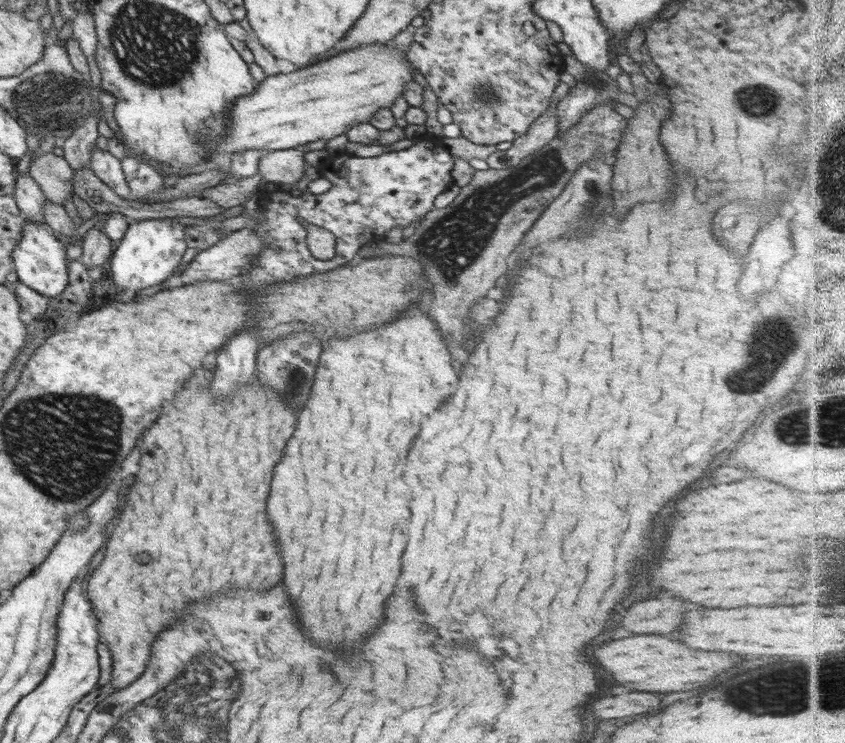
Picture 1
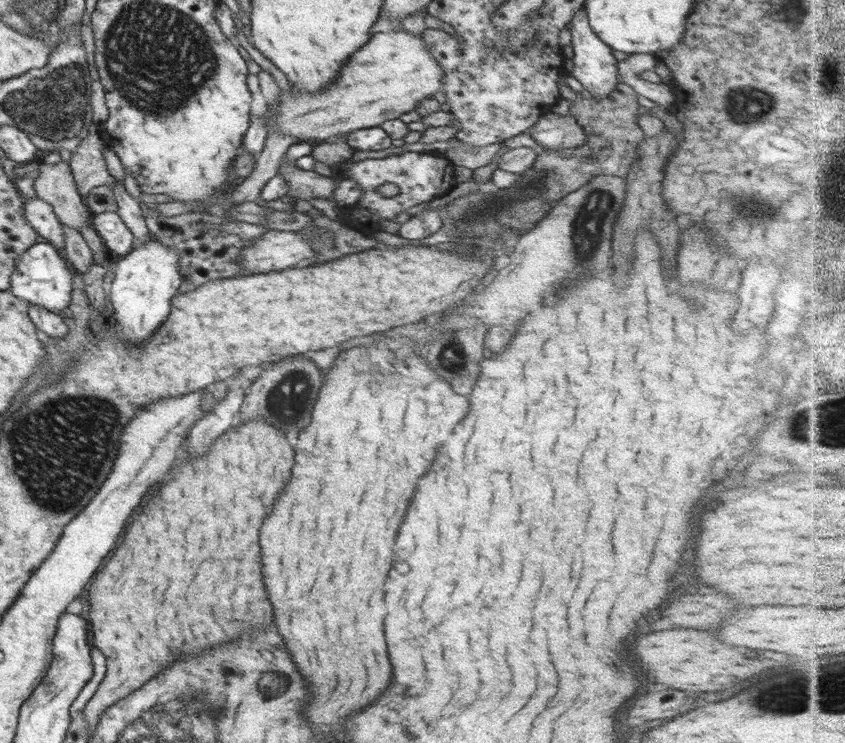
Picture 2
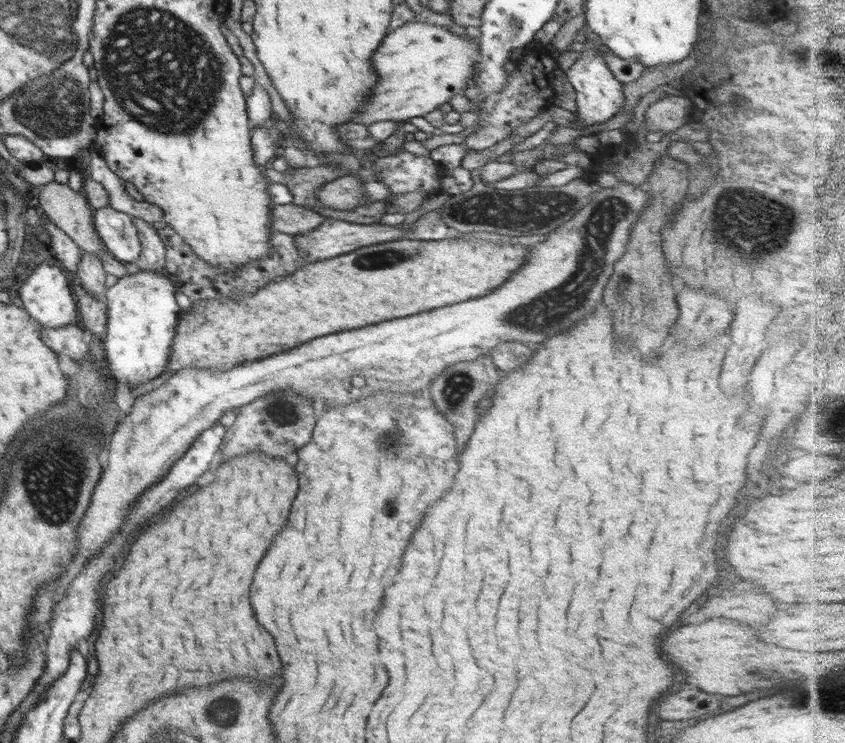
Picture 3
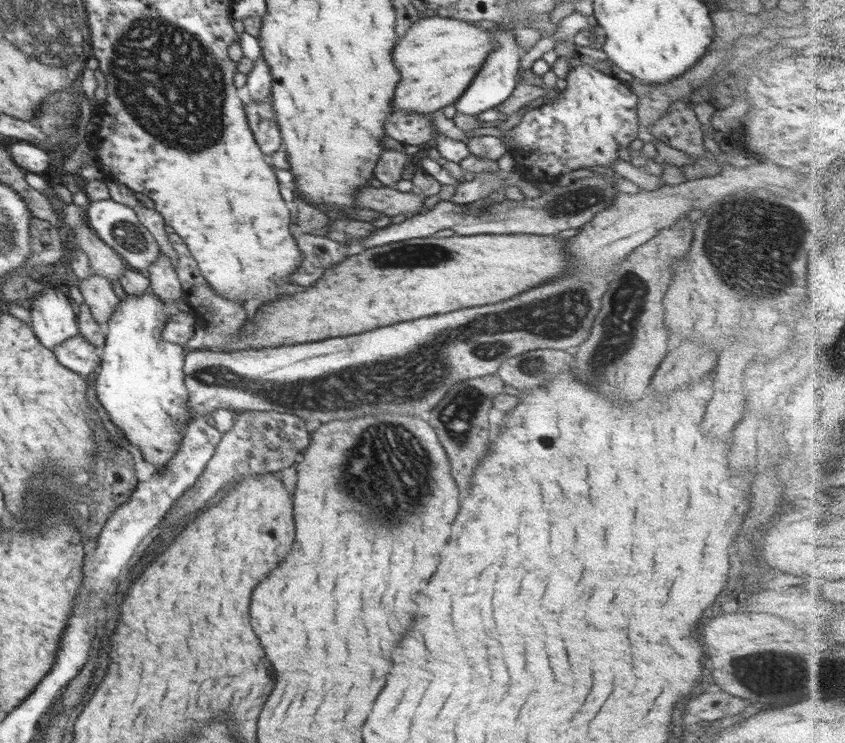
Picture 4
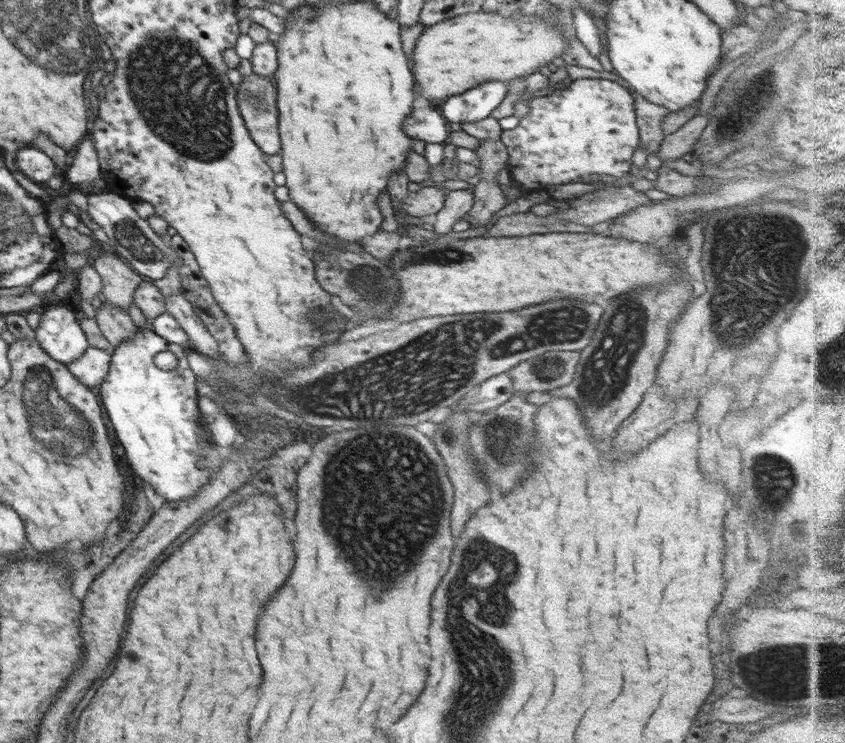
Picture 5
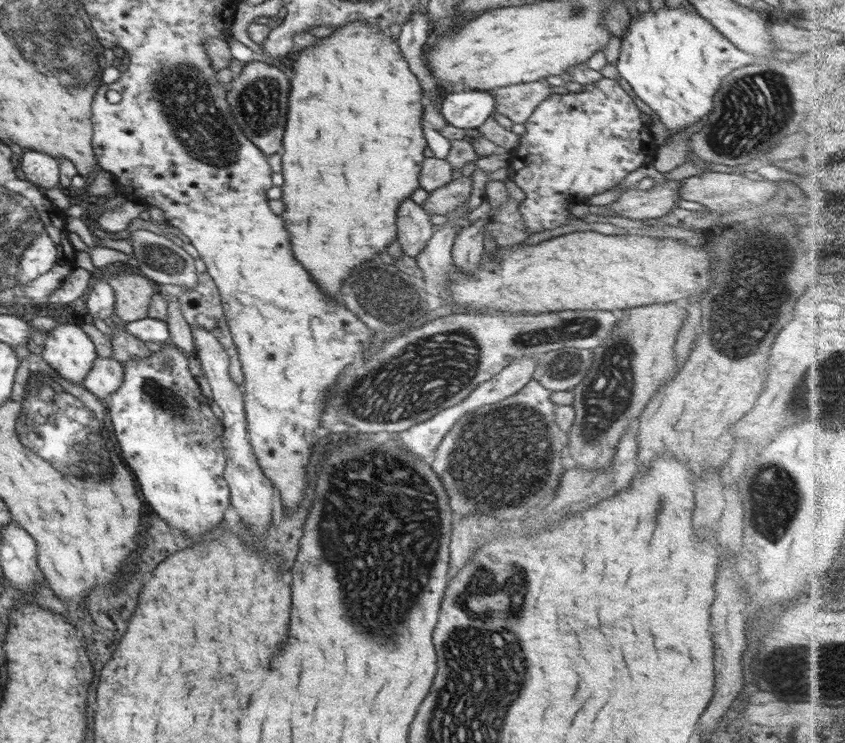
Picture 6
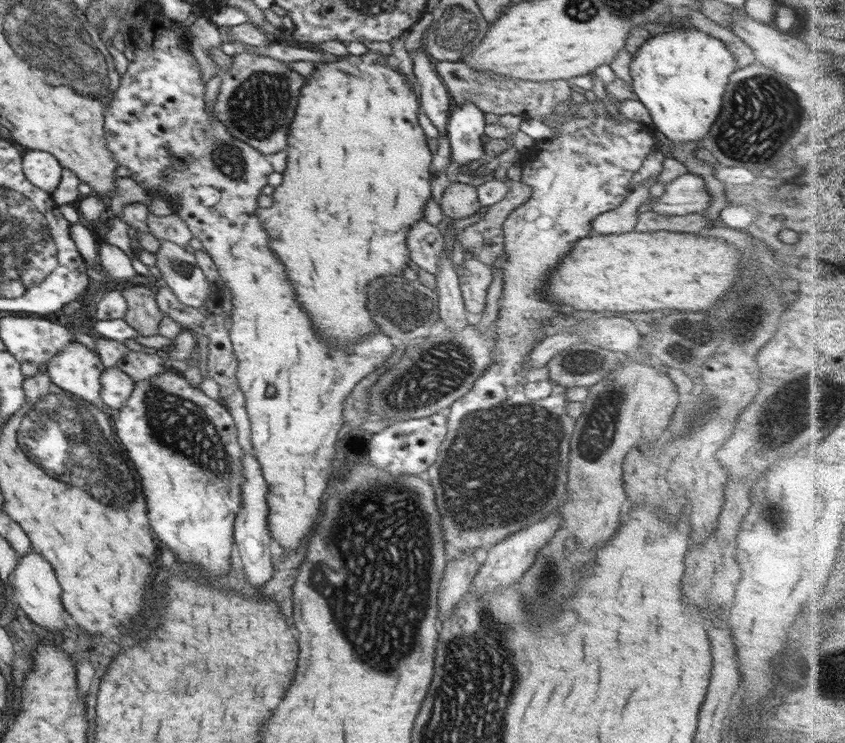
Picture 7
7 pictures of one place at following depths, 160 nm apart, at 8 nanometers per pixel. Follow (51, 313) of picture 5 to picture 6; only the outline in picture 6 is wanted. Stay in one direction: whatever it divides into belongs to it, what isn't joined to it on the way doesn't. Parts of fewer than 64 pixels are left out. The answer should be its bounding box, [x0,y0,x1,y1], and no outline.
[41,323,98,385]

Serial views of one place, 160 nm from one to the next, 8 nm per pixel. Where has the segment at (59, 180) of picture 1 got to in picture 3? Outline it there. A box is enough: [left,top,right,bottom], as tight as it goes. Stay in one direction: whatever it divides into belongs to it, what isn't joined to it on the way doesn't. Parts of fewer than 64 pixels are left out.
[35,181,105,259]

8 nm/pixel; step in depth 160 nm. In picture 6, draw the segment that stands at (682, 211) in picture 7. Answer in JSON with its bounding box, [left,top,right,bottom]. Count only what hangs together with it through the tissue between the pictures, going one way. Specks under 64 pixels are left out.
[608,180,682,221]

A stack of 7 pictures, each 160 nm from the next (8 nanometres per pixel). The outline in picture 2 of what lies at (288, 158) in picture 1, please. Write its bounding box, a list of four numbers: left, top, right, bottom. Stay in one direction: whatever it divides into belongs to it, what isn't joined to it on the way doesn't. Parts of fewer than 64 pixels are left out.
[277,157,336,200]

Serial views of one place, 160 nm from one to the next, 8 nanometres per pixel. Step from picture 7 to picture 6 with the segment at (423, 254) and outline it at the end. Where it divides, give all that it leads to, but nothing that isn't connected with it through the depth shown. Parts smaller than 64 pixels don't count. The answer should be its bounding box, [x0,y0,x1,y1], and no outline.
[396,197,434,258]

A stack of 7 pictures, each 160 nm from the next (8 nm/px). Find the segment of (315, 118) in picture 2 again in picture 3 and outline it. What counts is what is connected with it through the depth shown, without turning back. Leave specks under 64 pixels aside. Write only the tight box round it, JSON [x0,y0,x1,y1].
[354,21,480,122]

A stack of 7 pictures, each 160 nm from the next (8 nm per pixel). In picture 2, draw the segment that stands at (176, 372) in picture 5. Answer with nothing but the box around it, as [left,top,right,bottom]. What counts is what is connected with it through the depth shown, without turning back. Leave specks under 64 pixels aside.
[108,237,184,345]

